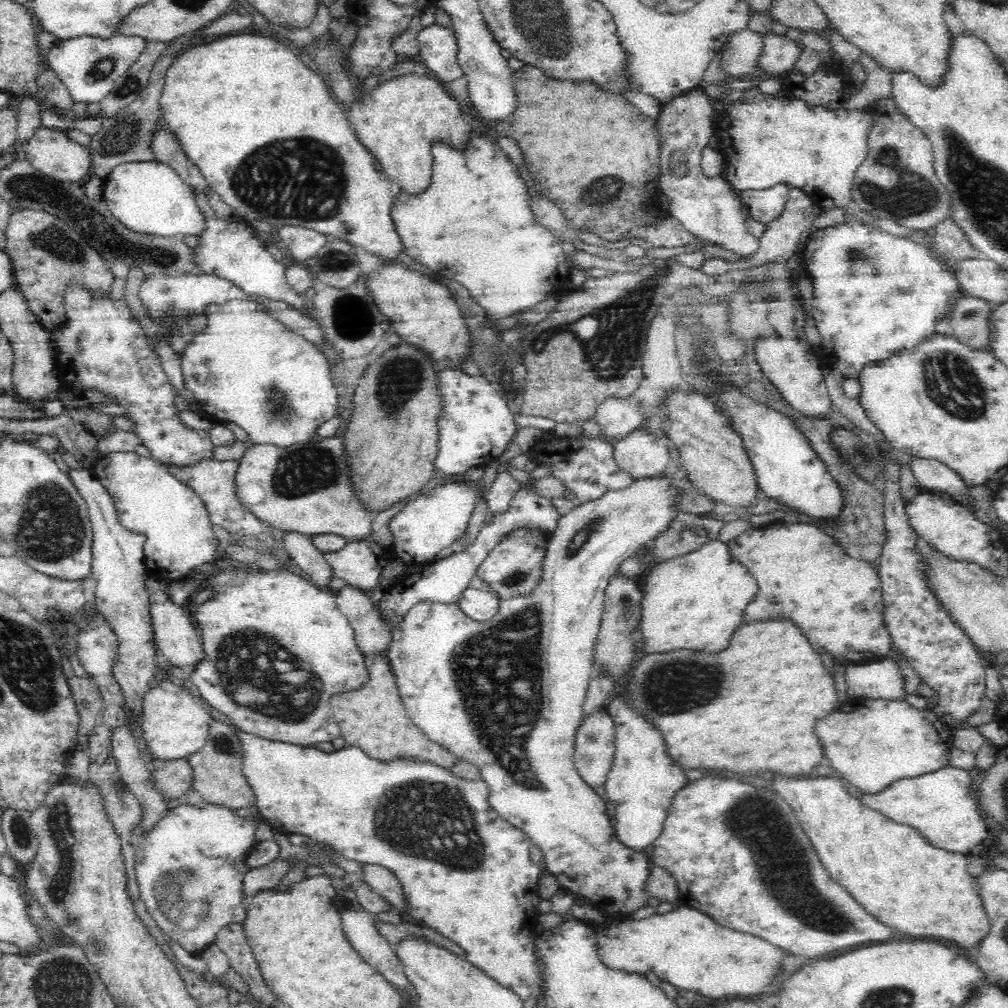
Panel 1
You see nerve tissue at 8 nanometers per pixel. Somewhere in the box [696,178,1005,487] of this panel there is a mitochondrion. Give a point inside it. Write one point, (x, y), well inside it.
(947, 380)

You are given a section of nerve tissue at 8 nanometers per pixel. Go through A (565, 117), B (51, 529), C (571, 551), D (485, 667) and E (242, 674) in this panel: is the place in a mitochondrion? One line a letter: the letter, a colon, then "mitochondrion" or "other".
A: other
B: mitochondrion
C: mitochondrion
D: mitochondrion
E: mitochondrion

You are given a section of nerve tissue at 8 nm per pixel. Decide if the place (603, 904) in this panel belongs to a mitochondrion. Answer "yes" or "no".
no

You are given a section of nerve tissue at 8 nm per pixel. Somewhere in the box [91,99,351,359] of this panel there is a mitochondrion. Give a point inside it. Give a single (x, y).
(125, 133)

